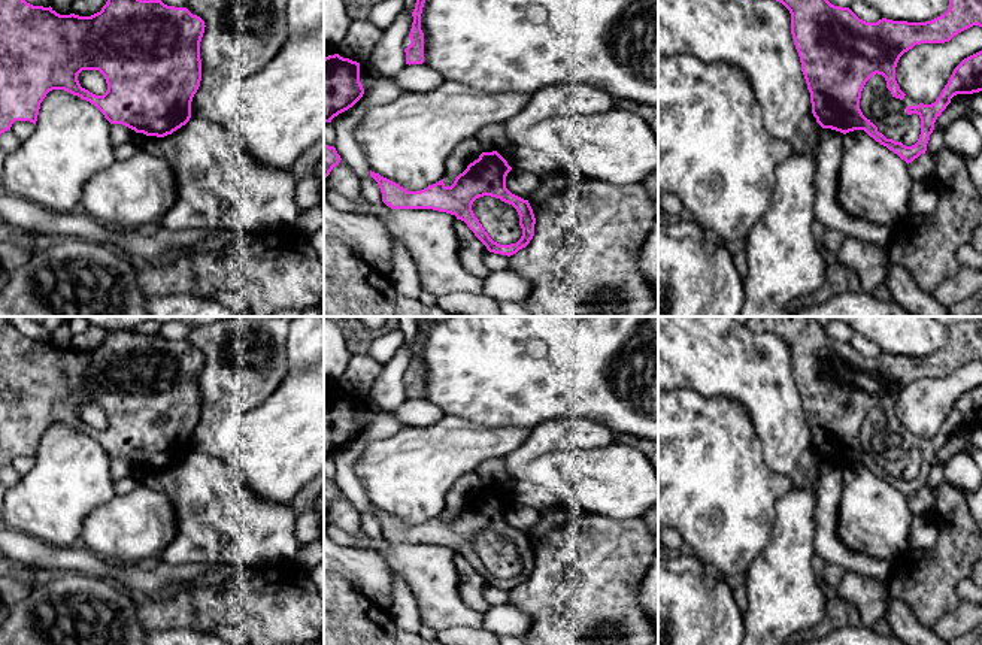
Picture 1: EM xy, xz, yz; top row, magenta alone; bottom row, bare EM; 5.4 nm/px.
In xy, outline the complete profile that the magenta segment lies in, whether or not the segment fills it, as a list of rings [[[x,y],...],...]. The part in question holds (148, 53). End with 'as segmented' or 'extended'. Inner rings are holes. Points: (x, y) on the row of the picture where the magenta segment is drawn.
[[[0,0],[0,134],[15,121],[36,125],[40,103],[52,90],[64,90],[94,105],[110,124],[122,124],[136,133],[164,137],[191,118],[191,102],[201,81],[200,42],[204,21],[187,7],[167,6],[161,0],[107,0],[91,16],[60,15],[51,6],[33,6],[25,0]],[[98,70],[107,84],[103,96],[82,88],[78,75]]] | as segmented

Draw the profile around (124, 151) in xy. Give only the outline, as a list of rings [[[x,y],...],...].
[[[133,142],[113,146],[115,160],[128,160],[137,152],[137,146]]]

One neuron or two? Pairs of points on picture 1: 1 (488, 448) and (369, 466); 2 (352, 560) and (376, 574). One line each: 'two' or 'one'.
1: one
2: one

